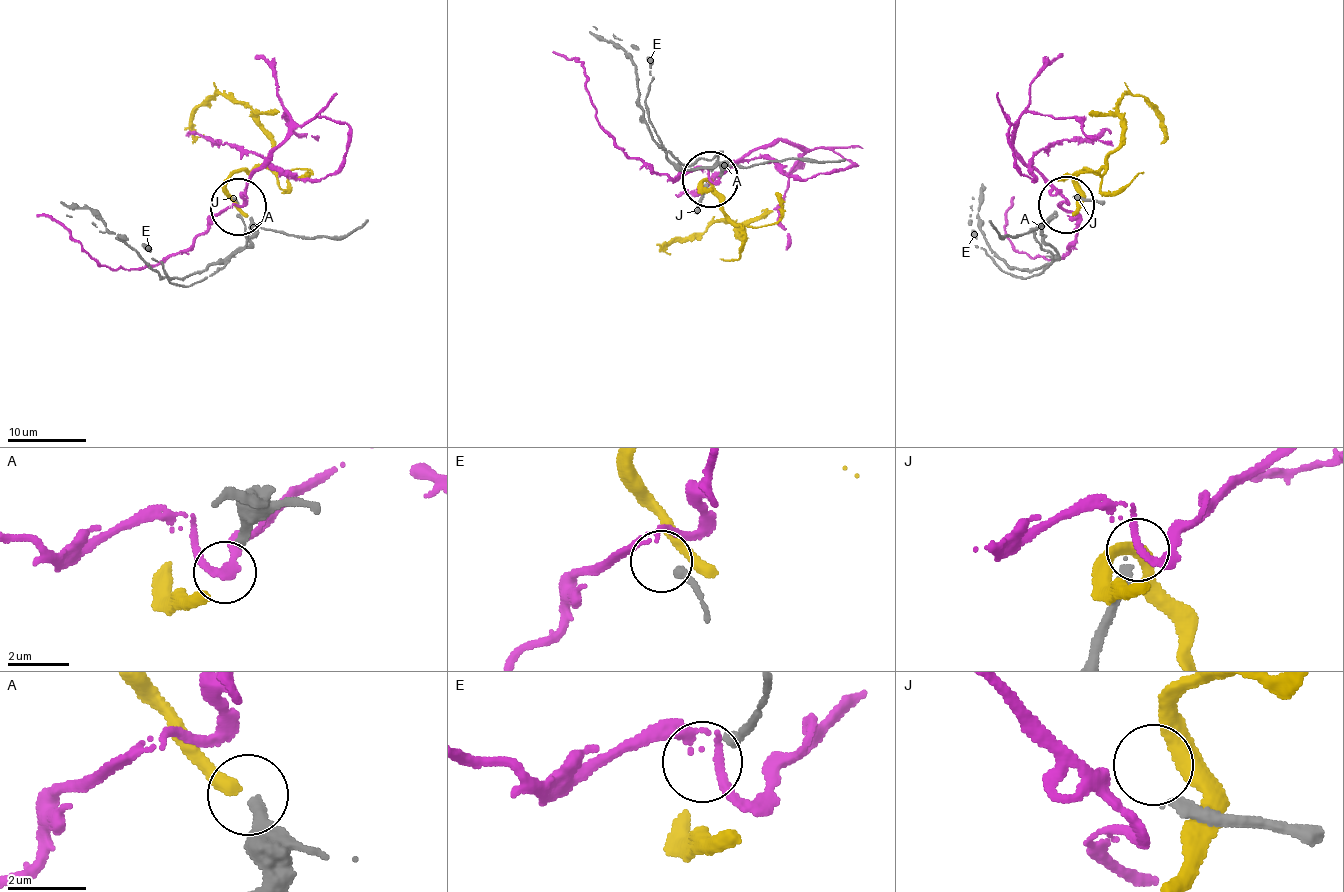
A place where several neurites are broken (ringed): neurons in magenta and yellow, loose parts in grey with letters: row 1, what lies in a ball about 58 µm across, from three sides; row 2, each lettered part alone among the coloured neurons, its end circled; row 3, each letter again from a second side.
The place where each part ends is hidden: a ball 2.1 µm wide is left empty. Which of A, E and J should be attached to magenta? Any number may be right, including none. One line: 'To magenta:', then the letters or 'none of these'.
To magenta: none of these

